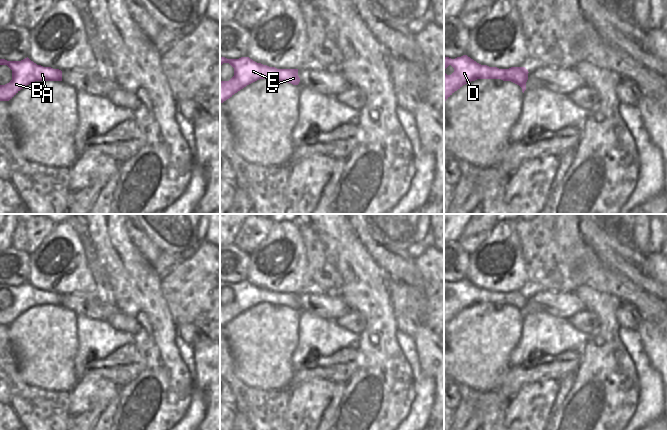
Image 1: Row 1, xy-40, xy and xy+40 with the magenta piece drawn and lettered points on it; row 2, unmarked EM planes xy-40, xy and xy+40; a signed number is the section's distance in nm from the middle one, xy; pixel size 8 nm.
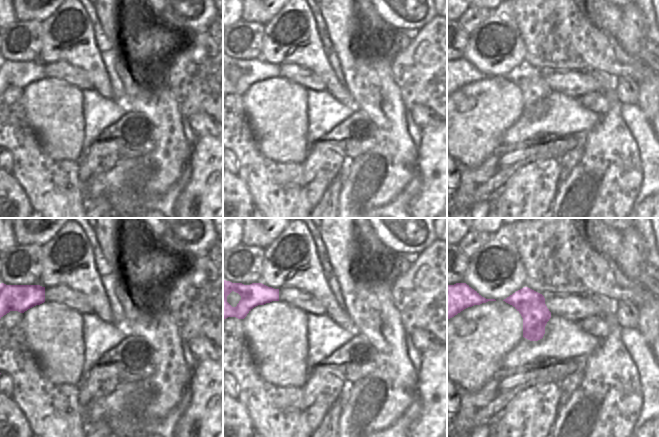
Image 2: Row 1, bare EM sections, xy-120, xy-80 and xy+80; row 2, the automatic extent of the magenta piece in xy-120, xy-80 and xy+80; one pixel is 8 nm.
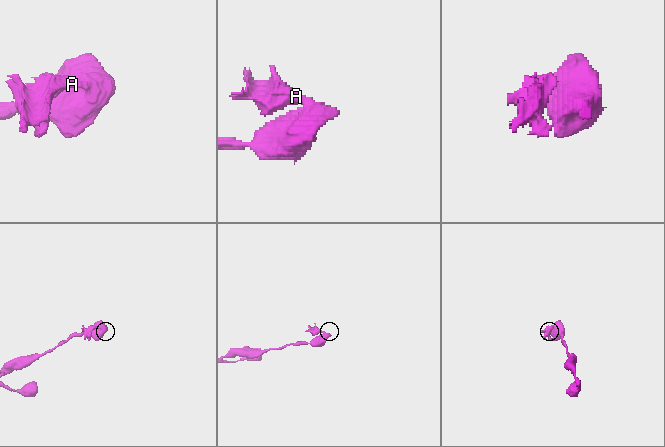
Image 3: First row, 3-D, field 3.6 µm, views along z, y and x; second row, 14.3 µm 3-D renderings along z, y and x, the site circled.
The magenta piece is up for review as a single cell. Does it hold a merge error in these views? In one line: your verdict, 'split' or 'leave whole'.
leave whole

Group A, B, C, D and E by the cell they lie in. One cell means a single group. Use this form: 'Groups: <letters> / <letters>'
Groups: A B C D E.

